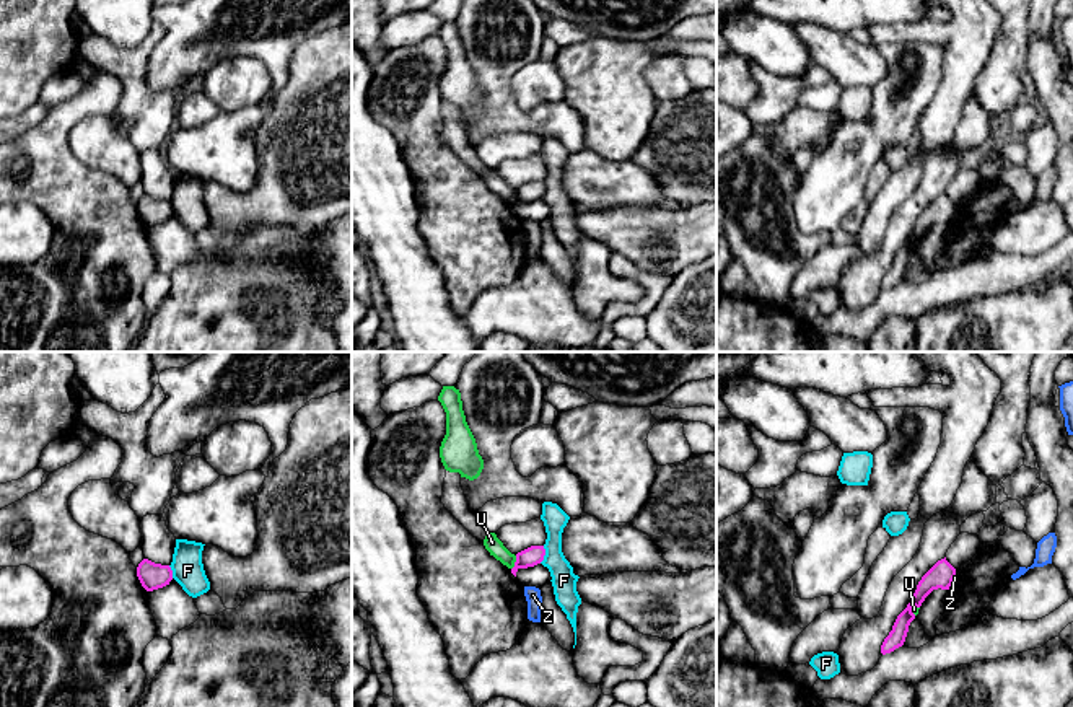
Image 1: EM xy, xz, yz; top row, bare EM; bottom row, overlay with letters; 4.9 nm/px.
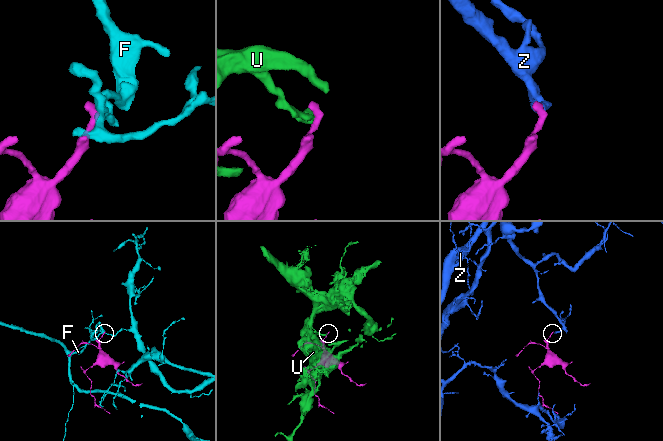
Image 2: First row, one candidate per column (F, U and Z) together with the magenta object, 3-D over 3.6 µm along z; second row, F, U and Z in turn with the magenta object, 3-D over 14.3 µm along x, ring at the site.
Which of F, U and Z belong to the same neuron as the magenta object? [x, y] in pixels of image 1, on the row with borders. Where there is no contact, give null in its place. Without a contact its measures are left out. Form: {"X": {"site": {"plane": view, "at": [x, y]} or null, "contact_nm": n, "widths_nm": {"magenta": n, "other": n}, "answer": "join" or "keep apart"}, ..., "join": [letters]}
{"F": {"site": {"plane": "xz", "at": [544, 554]}, "contact_nm": 90, "widths_nm": {"magenta": 90, "other": 120}, "answer": "keep apart"}, "U": {"site": {"plane": "xz", "at": [515, 562]}, "contact_nm": 80, "widths_nm": {"magenta": 90, "other": 80}, "answer": "keep apart"}, "Z": {"site": {"plane": "yz", "at": [953, 579]}, "contact_nm": 50, "widths_nm": {"magenta": 120, "other": 20}, "answer": "keep apart"}, "join": []}

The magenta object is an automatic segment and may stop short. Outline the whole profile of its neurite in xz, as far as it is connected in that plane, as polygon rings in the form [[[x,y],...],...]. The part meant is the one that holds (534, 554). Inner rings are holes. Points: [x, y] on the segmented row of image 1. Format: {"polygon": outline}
{"polygon": [[[531,546],[531,547],[518,552],[511,573],[516,577],[516,572],[519,569],[528,569],[528,567],[534,567],[534,565],[541,564],[544,560],[544,556],[545,556],[544,546]]]}

